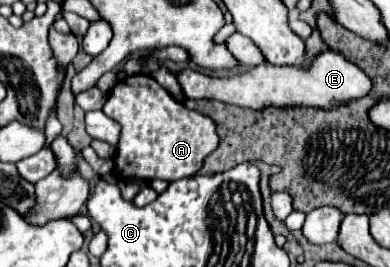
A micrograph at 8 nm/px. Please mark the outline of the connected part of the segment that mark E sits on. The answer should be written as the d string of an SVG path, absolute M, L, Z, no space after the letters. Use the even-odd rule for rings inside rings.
M325 49L321 55L313 57L309 67L277 67L261 63L241 75L229 75L229 77L213 77L187 67L175 73L175 77L187 99L217 99L223 103L251 107L251 109L265 109L269 105L271 107L307 105L307 107L333 109L351 99L365 97L371 89L371 79L359 67L355 67L353 63L349 63L337 51L331 49Z

